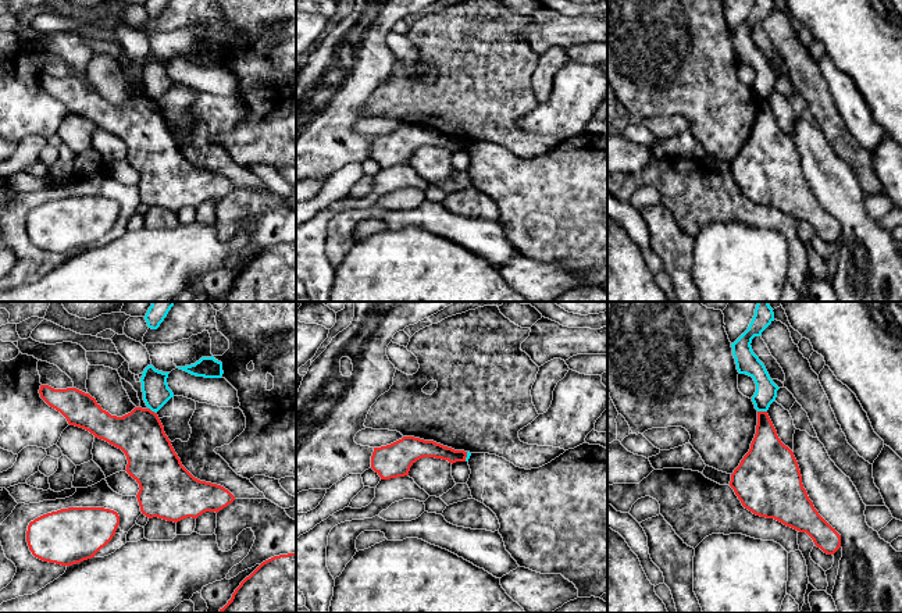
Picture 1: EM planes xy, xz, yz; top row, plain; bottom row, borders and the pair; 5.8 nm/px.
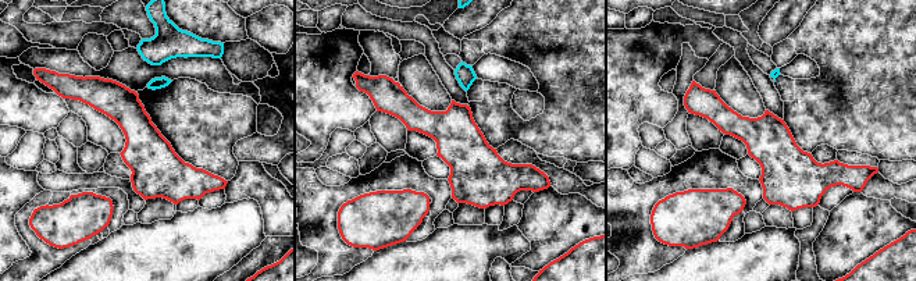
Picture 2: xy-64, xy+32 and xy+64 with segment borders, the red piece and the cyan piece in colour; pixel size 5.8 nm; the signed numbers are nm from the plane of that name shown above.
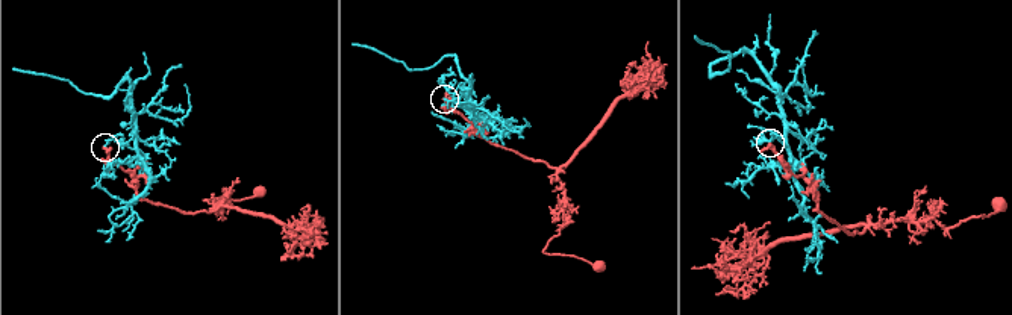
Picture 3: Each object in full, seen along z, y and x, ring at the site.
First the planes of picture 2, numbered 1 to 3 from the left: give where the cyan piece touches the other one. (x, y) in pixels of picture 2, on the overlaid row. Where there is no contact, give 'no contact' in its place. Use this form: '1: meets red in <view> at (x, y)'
1: no contact
2: no contact
3: no contact

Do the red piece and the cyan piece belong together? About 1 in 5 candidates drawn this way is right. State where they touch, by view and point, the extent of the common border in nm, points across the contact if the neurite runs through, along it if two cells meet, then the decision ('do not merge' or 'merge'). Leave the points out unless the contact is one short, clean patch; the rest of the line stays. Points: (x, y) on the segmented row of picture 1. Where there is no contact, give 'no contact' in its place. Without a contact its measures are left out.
contact yz (762, 412); length 60 nm; border yz (758, 410), (766, 412); do not merge

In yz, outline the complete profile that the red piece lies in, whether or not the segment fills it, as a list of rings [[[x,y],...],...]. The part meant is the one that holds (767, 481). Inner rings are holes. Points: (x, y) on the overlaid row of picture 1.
[[[757,411],[755,438],[730,487],[753,514],[806,532],[827,555],[841,548],[841,535],[814,509],[794,452],[778,438],[767,411]]]

